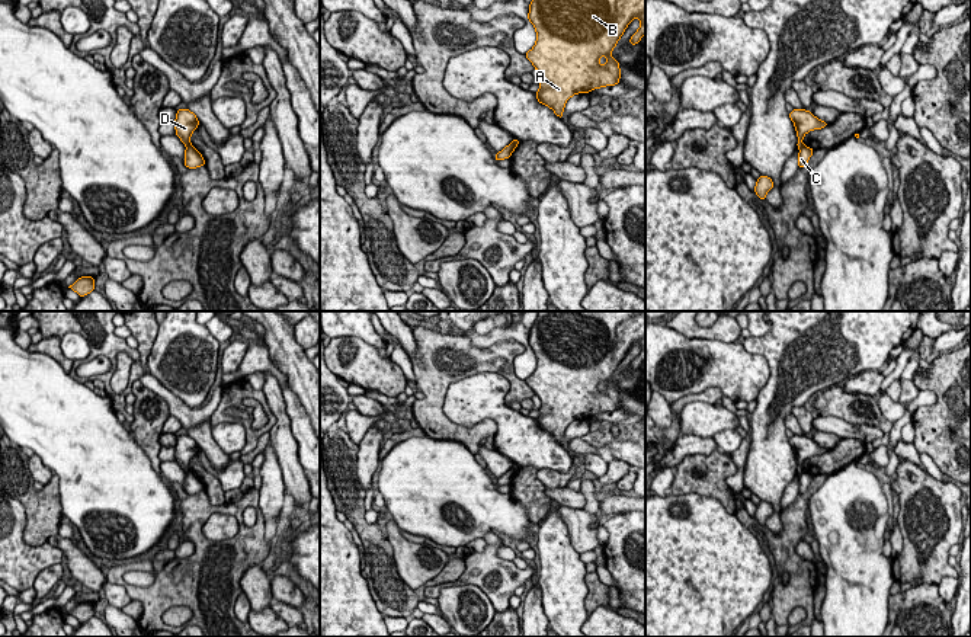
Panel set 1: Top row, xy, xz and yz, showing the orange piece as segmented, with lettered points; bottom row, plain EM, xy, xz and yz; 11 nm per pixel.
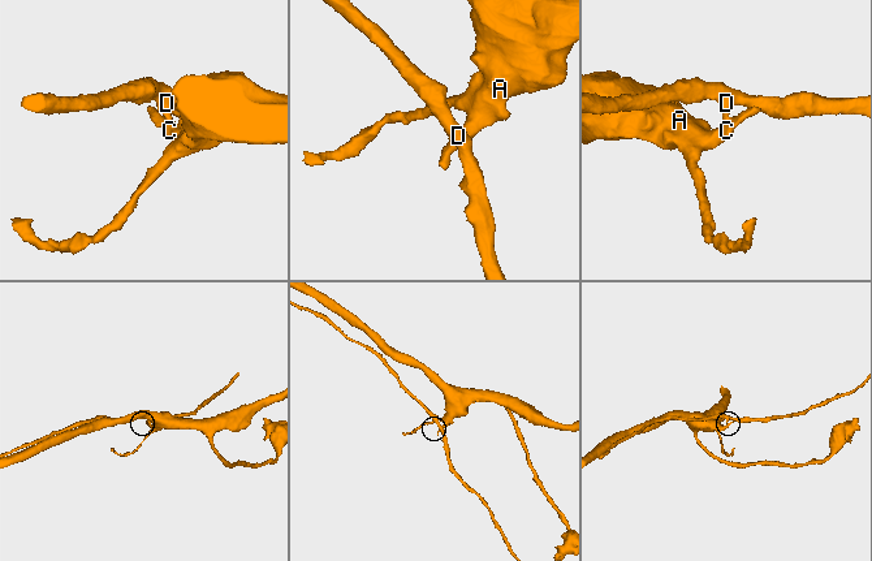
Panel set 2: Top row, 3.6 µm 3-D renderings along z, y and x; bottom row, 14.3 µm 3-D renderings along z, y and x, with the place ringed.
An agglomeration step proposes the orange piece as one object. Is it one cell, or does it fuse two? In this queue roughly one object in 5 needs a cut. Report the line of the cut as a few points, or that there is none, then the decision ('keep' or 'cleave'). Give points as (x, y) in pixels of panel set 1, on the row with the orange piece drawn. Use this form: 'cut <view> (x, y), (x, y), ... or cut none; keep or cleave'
cut xy (191, 144), (186, 147); cleave

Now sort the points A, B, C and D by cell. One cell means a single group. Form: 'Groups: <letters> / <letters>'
Groups: A B C / D

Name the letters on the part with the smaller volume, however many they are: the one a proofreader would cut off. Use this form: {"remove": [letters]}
{"remove": ["D"]}

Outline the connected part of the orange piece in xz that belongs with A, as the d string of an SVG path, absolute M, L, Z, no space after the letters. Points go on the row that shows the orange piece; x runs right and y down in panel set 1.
M532 0L528 19L535 26L536 42L525 55L541 73L538 102L563 118L571 96L618 84L619 63L611 54L635 17L641 25L629 39L631 45L645 35L645 0Z

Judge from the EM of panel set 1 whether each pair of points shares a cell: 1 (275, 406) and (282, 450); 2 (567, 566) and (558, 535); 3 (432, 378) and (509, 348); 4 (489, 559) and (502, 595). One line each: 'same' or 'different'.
1: same
2: same
3: same
4: same

